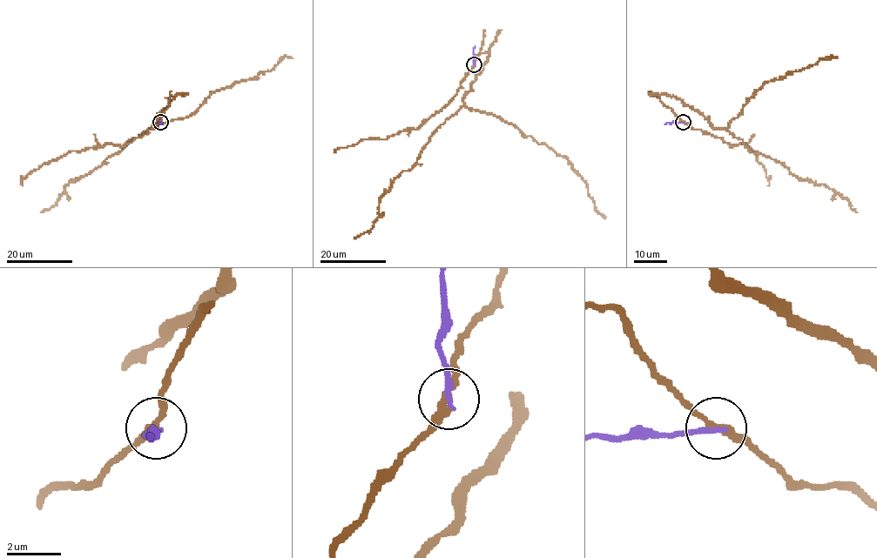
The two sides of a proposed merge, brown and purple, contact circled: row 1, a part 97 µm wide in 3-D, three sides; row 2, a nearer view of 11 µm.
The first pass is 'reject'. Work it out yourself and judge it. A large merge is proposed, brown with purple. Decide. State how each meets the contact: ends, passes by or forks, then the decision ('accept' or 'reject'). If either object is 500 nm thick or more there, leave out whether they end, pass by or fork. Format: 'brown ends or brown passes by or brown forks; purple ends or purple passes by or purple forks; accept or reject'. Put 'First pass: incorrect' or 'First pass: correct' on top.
First pass: correct
brown passes by; purple ends; reject

